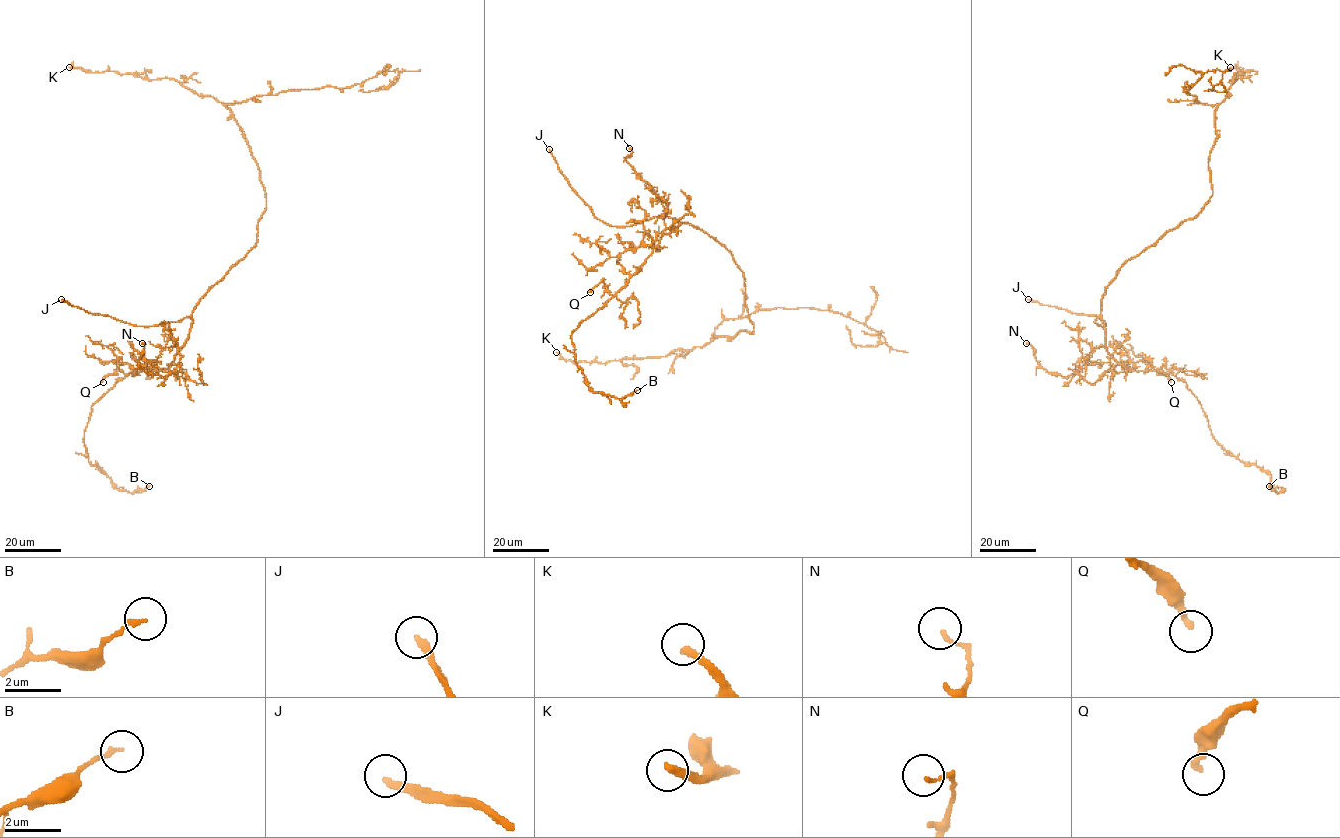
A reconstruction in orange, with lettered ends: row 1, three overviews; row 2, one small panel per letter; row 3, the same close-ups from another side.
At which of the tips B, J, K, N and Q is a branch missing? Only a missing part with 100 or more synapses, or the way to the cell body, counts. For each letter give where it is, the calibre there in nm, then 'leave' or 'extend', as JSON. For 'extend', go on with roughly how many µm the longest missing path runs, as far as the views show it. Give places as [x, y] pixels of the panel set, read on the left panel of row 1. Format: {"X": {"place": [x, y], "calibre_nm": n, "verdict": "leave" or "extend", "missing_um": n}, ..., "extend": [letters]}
{"B": {"place": [149, 486], "calibre_nm": 170, "verdict": "leave"}, "J": {"place": [61, 299], "calibre_nm": 240, "verdict": "extend", "missing_um": 60}, "K": {"place": [69, 67], "calibre_nm": 280, "verdict": "extend", "missing_um": 70}, "N": {"place": [142, 343], "calibre_nm": 110, "verdict": "leave"}, "Q": {"place": [103, 382], "calibre_nm": 240, "verdict": "leave"}, "extend": ["J", "K"]}

